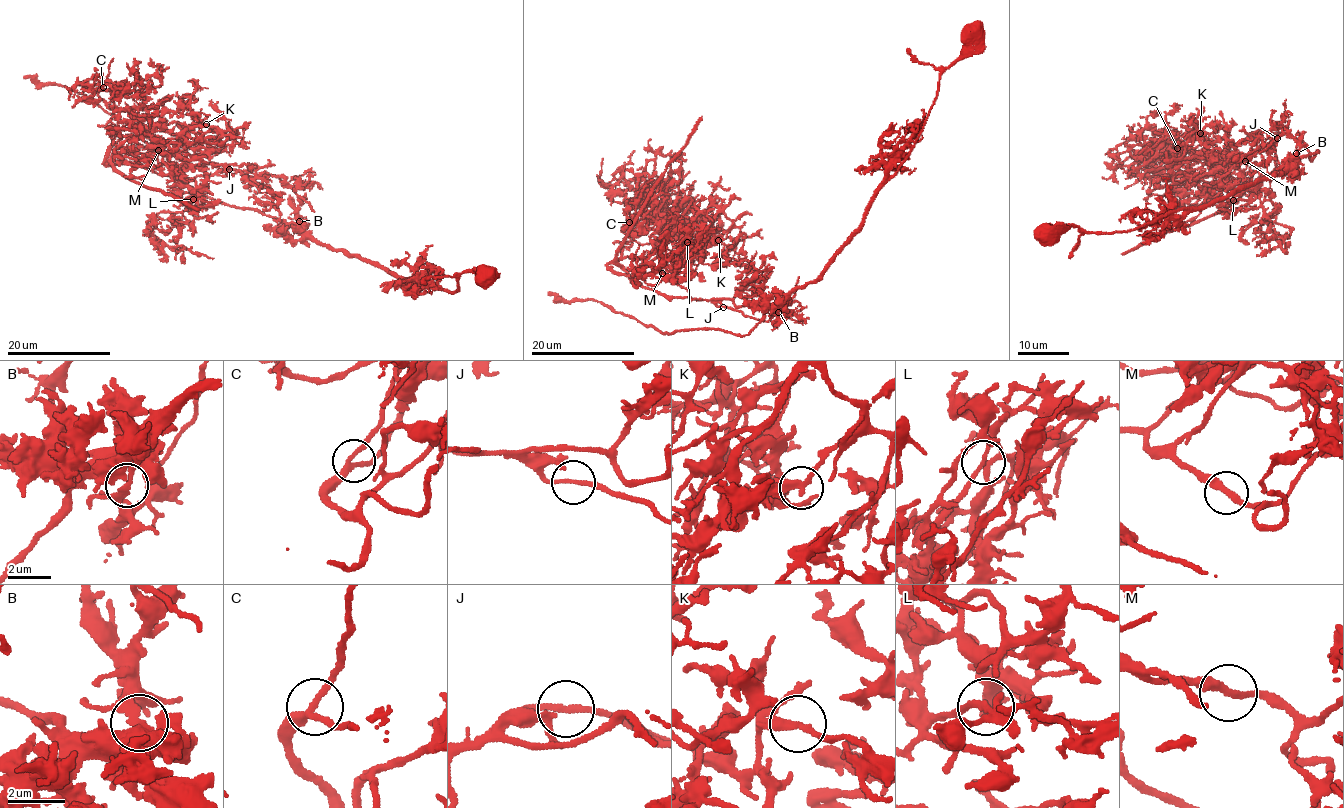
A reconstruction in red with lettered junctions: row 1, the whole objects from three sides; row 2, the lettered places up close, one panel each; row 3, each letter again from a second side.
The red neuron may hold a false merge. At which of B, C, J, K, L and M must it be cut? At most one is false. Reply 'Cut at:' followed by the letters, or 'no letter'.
Cut at: B

